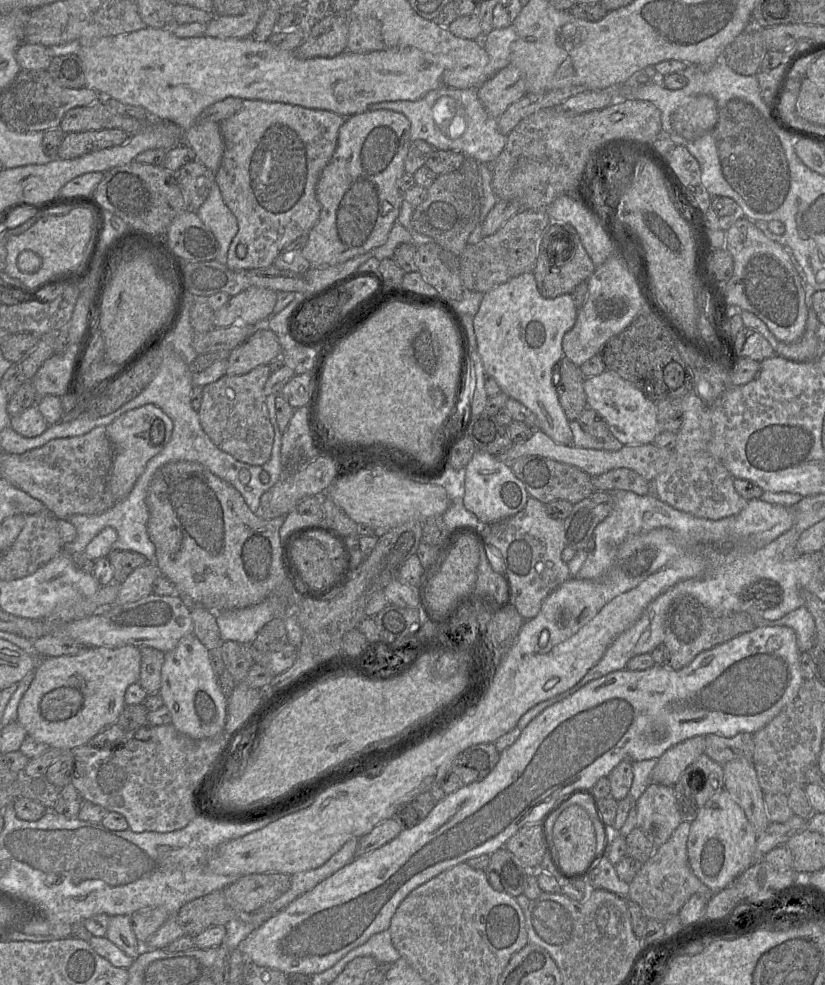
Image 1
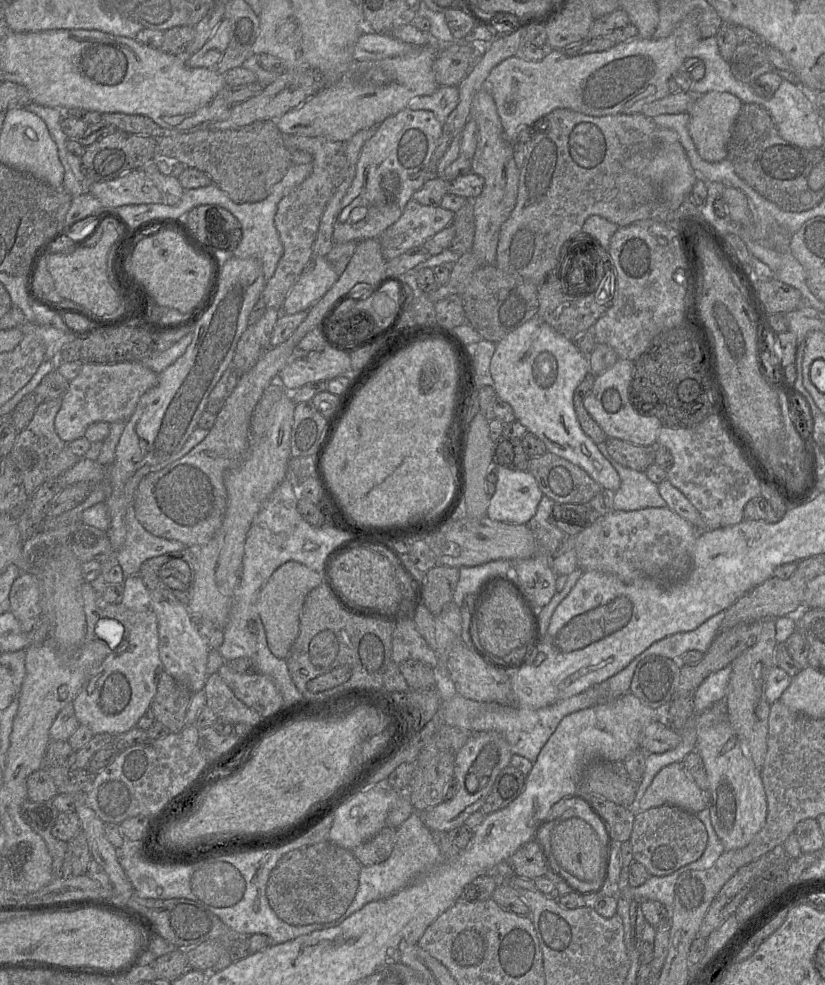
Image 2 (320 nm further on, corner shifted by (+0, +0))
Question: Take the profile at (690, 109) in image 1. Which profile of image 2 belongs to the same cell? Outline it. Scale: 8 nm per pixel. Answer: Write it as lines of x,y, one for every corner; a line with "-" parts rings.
711,91
699,95
688,108
689,135
703,160
716,163
726,159
727,145
731,137
732,127
742,104
743,102
733,94

